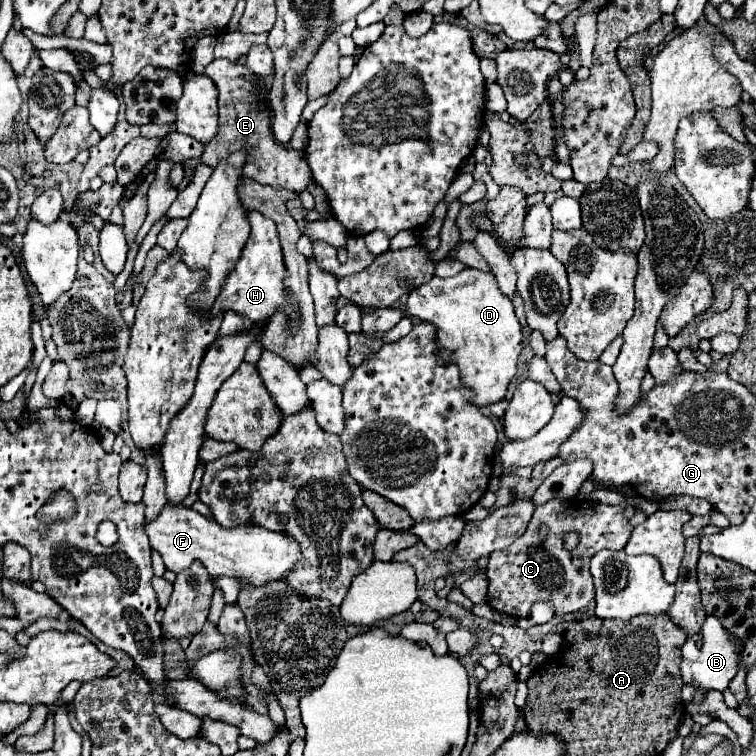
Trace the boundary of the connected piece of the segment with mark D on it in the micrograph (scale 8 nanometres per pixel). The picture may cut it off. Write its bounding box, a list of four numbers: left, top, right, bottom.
[407,267,523,407]

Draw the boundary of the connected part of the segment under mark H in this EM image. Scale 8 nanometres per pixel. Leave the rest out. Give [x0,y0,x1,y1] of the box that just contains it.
[211,211,301,333]

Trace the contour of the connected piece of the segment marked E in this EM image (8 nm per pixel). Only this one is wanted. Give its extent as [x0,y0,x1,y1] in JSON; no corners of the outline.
[201,59,313,193]

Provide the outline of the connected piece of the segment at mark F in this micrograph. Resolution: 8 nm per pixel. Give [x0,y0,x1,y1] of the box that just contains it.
[145,505,301,585]

